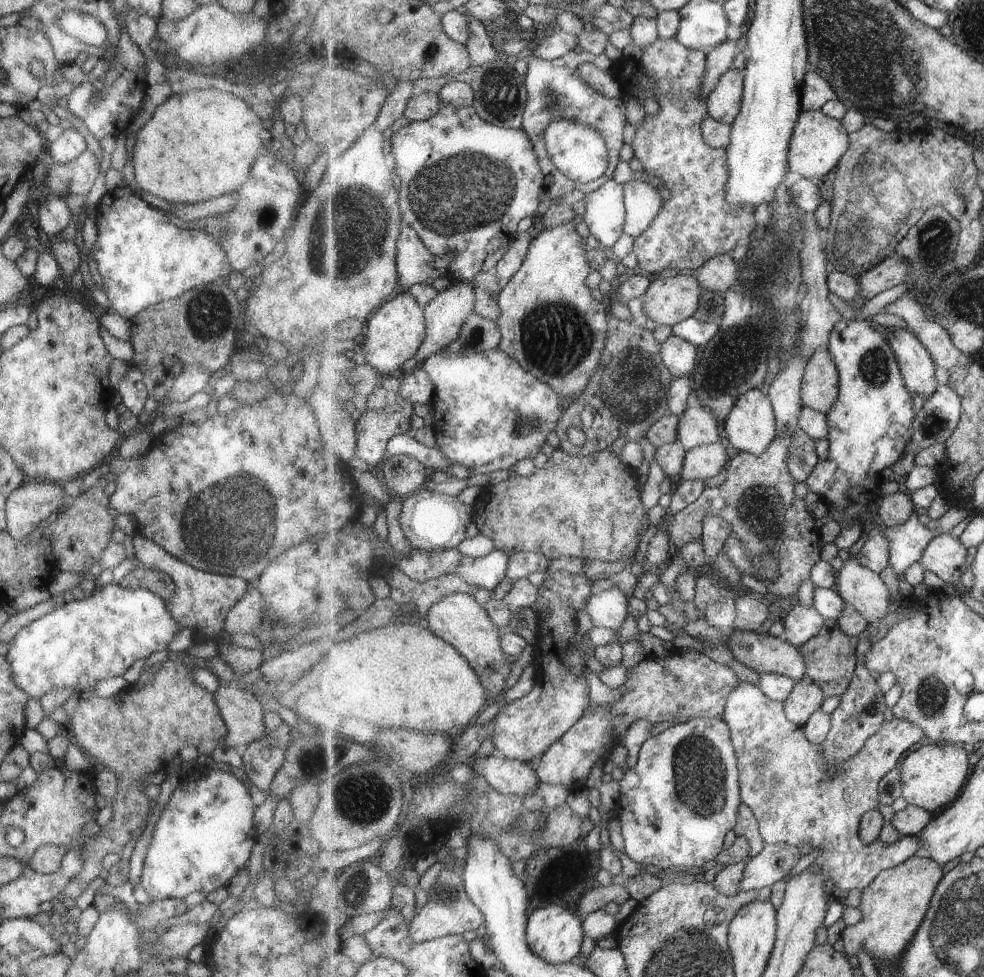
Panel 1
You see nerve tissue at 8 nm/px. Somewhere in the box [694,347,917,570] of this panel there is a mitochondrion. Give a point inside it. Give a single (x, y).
(761, 507)

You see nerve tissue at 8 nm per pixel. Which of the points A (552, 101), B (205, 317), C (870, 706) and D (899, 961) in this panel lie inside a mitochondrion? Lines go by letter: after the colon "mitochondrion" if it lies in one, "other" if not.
A: mitochondrion
B: mitochondrion
C: mitochondrion
D: other

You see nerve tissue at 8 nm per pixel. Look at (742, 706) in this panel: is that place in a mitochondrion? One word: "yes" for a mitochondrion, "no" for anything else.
no

